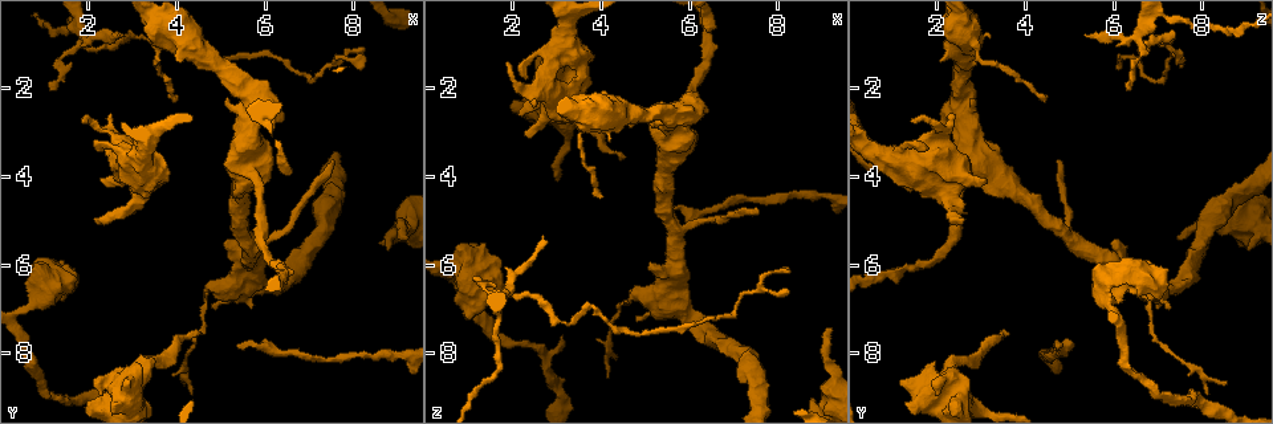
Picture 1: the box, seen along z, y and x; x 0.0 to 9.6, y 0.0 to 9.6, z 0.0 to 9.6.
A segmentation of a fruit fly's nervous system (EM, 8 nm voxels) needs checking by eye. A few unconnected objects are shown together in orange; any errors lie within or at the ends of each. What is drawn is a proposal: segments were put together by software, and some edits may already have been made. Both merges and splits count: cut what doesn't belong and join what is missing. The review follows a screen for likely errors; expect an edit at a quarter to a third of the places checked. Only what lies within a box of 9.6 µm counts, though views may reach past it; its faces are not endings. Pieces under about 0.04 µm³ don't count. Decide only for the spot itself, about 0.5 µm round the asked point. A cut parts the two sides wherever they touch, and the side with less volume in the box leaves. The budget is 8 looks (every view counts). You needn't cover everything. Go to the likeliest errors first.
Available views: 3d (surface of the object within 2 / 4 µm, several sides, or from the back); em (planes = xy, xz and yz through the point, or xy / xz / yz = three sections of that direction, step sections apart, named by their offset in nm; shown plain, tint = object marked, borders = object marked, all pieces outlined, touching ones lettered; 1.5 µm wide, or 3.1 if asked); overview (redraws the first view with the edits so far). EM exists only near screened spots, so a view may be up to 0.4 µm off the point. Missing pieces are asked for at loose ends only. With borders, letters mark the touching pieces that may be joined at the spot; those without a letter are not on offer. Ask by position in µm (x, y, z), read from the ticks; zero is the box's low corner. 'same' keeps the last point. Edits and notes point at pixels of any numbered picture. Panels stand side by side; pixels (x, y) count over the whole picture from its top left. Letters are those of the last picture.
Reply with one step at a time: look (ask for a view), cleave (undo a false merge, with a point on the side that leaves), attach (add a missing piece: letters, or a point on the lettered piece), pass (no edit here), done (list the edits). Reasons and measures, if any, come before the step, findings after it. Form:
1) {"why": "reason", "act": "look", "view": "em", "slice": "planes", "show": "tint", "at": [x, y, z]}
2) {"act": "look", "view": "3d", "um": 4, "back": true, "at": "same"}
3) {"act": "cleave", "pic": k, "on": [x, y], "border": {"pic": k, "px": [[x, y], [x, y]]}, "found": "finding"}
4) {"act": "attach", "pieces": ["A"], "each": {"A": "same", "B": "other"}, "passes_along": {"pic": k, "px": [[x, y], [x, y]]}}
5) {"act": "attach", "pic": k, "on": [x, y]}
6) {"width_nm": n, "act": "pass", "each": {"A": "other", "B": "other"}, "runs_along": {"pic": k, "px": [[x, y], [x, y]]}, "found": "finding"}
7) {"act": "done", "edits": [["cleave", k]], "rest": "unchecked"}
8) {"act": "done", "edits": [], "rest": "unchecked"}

{"act": "look", "view": "em", "slice": "planes", "show": "borders", "at": [4.60, 7.55, 3.55]}

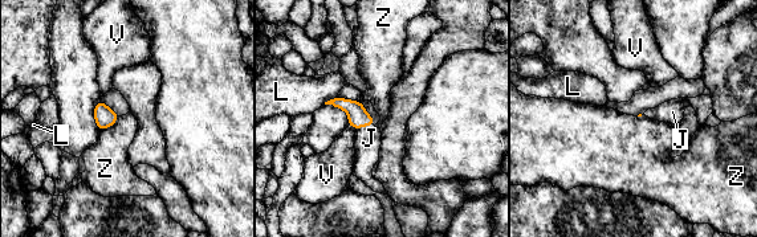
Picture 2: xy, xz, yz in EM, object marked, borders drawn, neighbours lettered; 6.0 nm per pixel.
{"act": "attach", "pieces": ["J"], "each": {"J": "same", "L": "other", "V": "other", "Z": "other"}, "found": "it goes on there"}

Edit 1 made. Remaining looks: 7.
{"why": "free end", "act": "look", "view": "3d", "um": 2, "at": [2.65, 0.80, 5.35]}

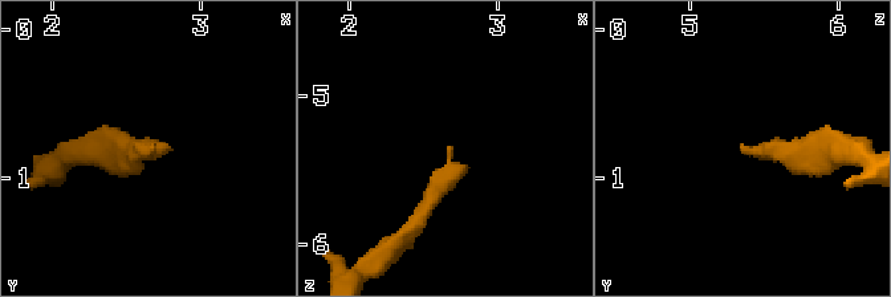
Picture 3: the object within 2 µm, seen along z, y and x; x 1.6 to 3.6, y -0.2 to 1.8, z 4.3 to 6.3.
{"why": "shape alone is not enough", "act": "look", "view": "em", "slice": "planes", "show": "borders", "at": [2.66, 0.84, 5.34]}

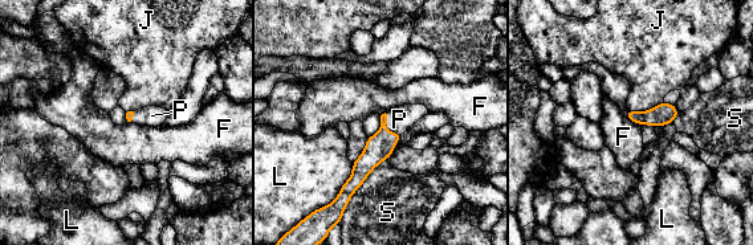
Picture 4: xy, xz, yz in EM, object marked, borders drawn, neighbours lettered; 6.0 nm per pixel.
{"act": "attach", "pieces": ["P"], "each": {"F": "other", "J": "other", "L": "other", "P": "same", "S": "other"}, "passes_along": {"pic": 4, "px": [[378, 147], [385, 130], [399, 119]]}, "found": "the neuron continues"}

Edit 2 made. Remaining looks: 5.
{"why": "see it whole again", "act": "look", "view": "overview"}

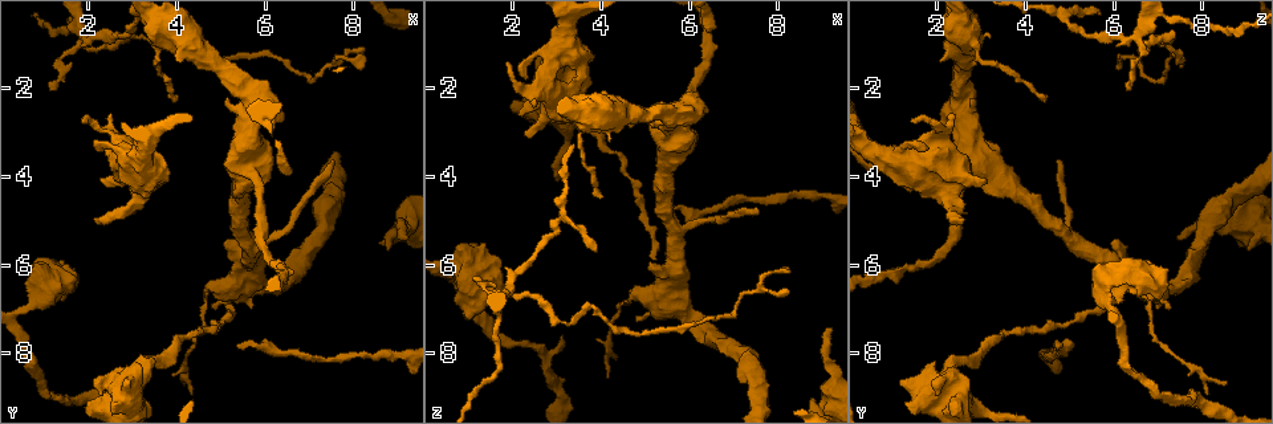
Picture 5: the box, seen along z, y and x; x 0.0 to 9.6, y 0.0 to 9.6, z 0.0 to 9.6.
{"why": "free end", "act": "look", "view": "em", "slice": "planes", "show": "borders", "at": [2.20, 4.95, 2.55]}

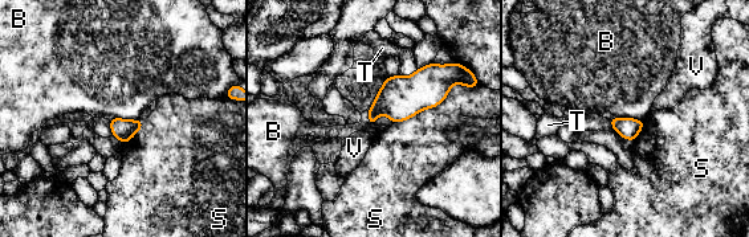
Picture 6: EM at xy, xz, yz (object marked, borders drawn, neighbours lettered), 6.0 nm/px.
{"act": "pass", "each": {"B": "other", "S": "other", "T": "other", "V": "other"}, "border": {"pic": 6, "px": [[375, 97], [367, 122], [394, 122]]}, "found": "none of them fits"}

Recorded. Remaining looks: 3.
{"act": "done", "edits": [["attach", 2], ["attach", 4]], "rest": "unchecked"}

